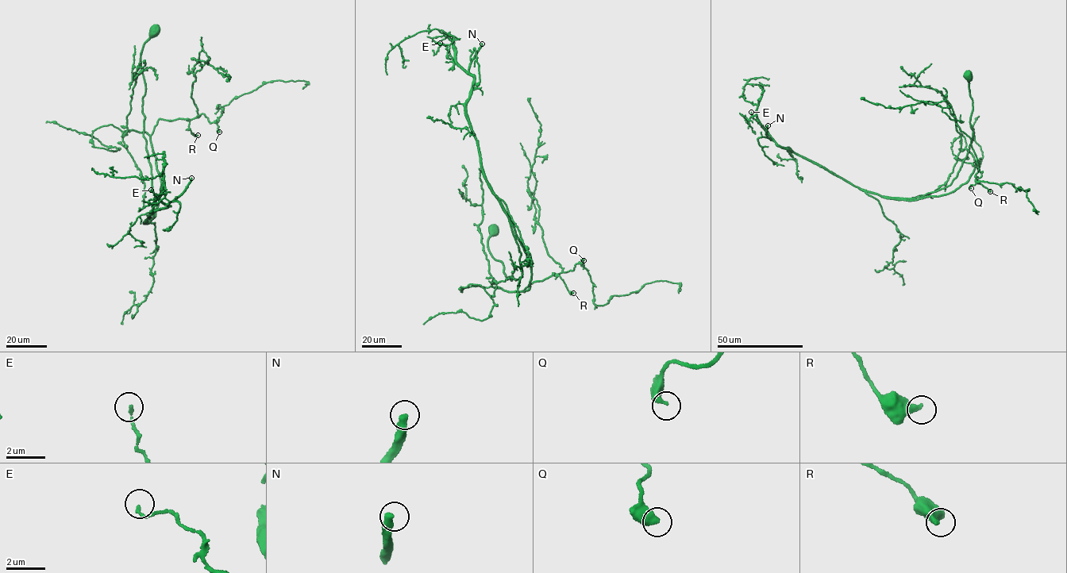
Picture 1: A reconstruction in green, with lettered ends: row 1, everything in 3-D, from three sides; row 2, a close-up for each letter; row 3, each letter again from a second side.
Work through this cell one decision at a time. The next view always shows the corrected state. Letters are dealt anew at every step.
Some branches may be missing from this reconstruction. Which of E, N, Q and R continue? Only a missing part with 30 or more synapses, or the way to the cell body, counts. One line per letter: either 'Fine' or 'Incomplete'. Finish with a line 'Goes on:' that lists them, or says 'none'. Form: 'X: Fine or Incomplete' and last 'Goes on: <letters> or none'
E: Fine
N: Incomplete
Q: Fine
R: Fine
Goes on: N

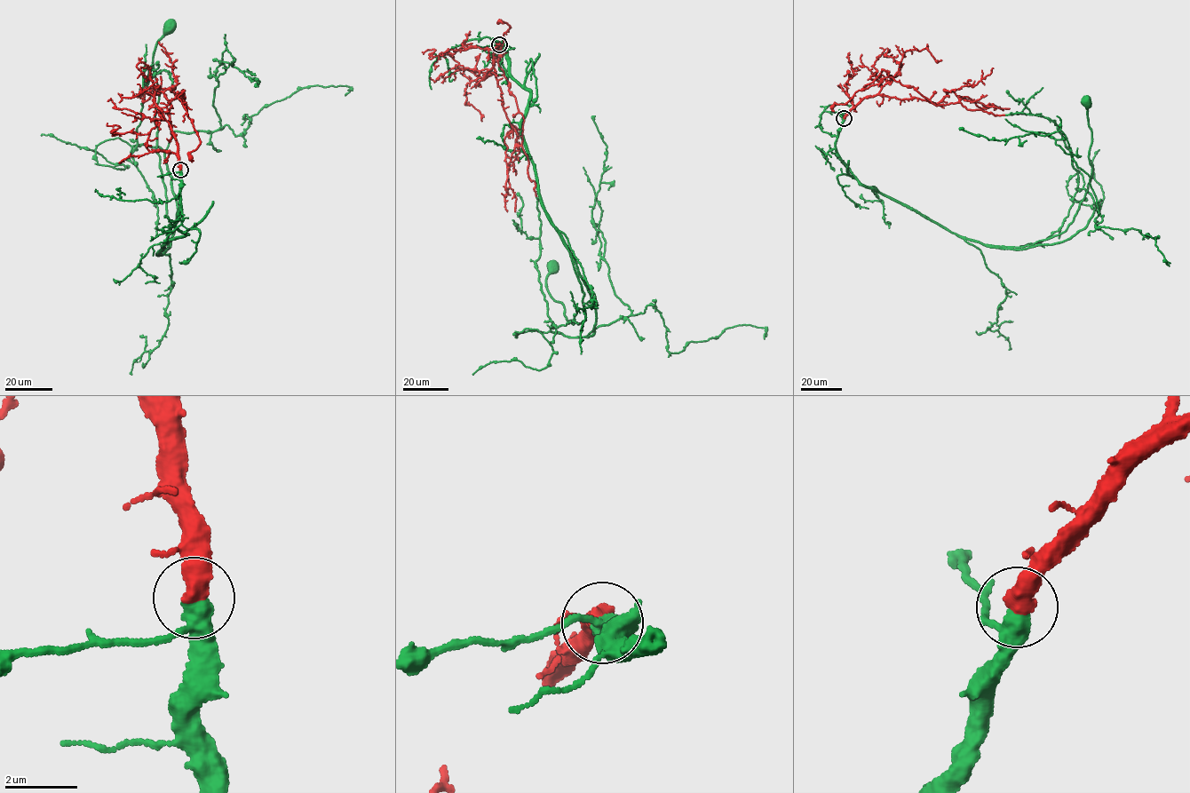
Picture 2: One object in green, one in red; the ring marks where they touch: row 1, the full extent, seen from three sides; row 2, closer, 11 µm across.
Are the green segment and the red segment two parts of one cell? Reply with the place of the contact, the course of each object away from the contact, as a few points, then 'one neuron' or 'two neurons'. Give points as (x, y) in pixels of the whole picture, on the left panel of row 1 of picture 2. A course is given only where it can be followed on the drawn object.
place (180, 170); course green (180, 170), (175, 226), (186, 233), (159, 255), (170, 222), (153, 63), (170, 26); course red (180, 169), (169, 101), (161, 91), (153, 95), (160, 88), (185, 98), (200, 143), (193, 161); one neuron

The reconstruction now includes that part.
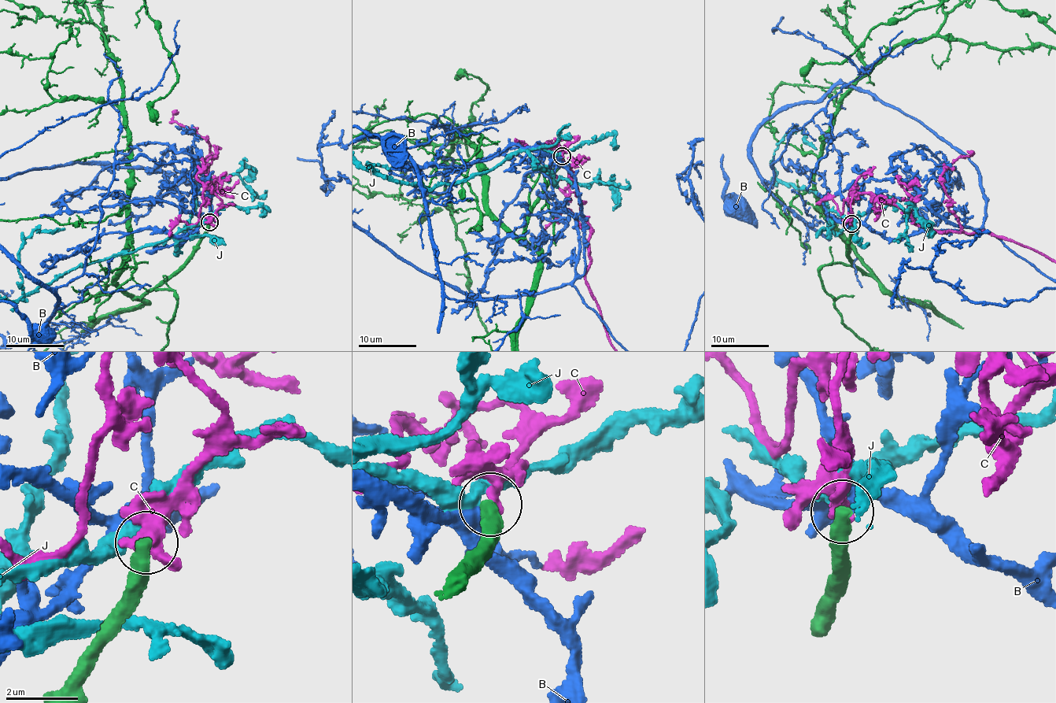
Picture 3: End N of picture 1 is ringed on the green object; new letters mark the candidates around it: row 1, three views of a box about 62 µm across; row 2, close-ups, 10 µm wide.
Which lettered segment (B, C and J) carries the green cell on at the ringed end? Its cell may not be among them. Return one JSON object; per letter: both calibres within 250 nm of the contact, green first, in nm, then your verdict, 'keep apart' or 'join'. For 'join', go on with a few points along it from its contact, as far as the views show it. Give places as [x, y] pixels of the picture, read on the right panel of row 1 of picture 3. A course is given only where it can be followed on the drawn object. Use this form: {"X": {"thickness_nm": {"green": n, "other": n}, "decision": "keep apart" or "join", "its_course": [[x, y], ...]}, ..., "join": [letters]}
{"B": {"thickness_nm": {"green": 440, "other": 320}, "decision": "keep apart"}, "C": {"thickness_nm": {"green": 460, "other": 280}, "decision": "keep apart"}, "J": {"thickness_nm": {"green": 440, "other": 400}, "decision": "keep apart"}, "join": []}

